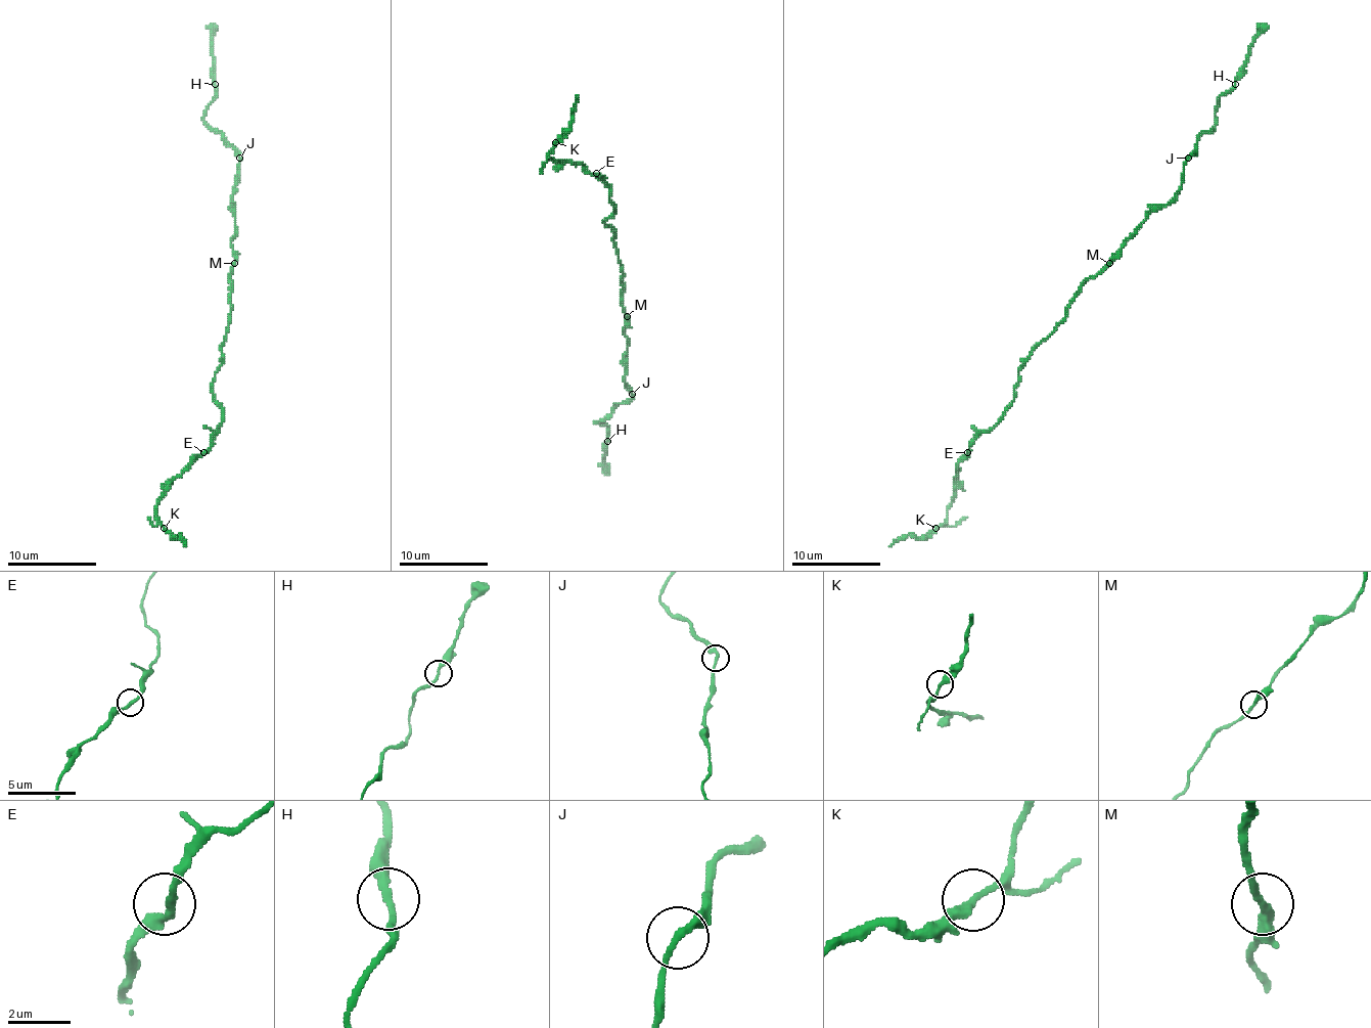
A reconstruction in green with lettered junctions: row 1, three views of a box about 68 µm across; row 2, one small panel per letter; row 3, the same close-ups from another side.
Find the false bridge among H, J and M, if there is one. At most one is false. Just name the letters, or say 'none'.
none

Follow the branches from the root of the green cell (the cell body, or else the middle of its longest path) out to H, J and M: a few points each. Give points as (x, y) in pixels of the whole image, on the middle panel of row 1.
H: (623, 278), (625, 384), (632, 397), (596, 421), (607, 428), (607, 441)
J: (623, 278), (623, 307), (627, 314), (627, 323), (623, 327), (627, 339), (625, 384), (632, 394)
M: (623, 278), (623, 312), (627, 316)

